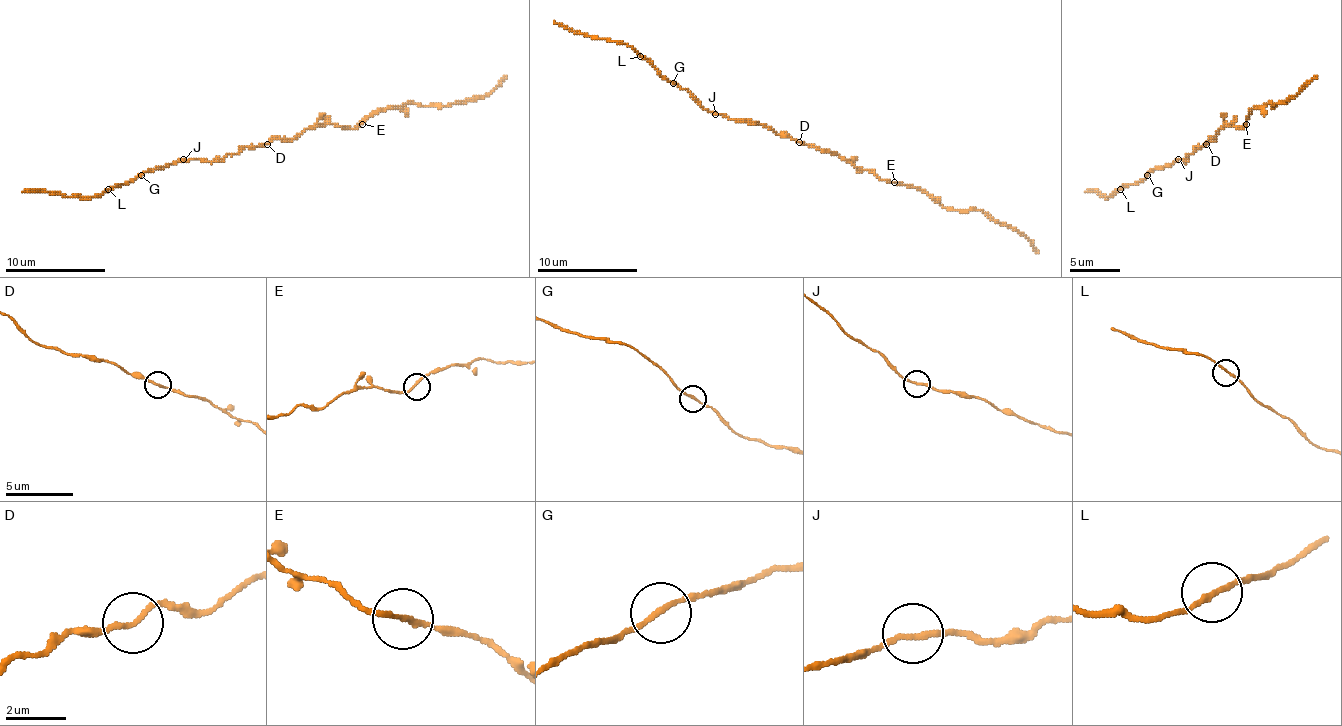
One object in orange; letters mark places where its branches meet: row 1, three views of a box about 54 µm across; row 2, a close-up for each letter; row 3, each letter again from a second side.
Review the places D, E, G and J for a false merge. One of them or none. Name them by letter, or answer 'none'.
none

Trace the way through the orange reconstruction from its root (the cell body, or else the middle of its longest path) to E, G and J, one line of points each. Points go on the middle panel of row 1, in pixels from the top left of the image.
E: (799, 142), (834, 152), (857, 167), (894, 182)
G: (799, 142), (781, 137), (768, 127), (753, 122), (713, 114), (685, 89), (673, 84)
J: (799, 142), (781, 137), (768, 127), (715, 114)

